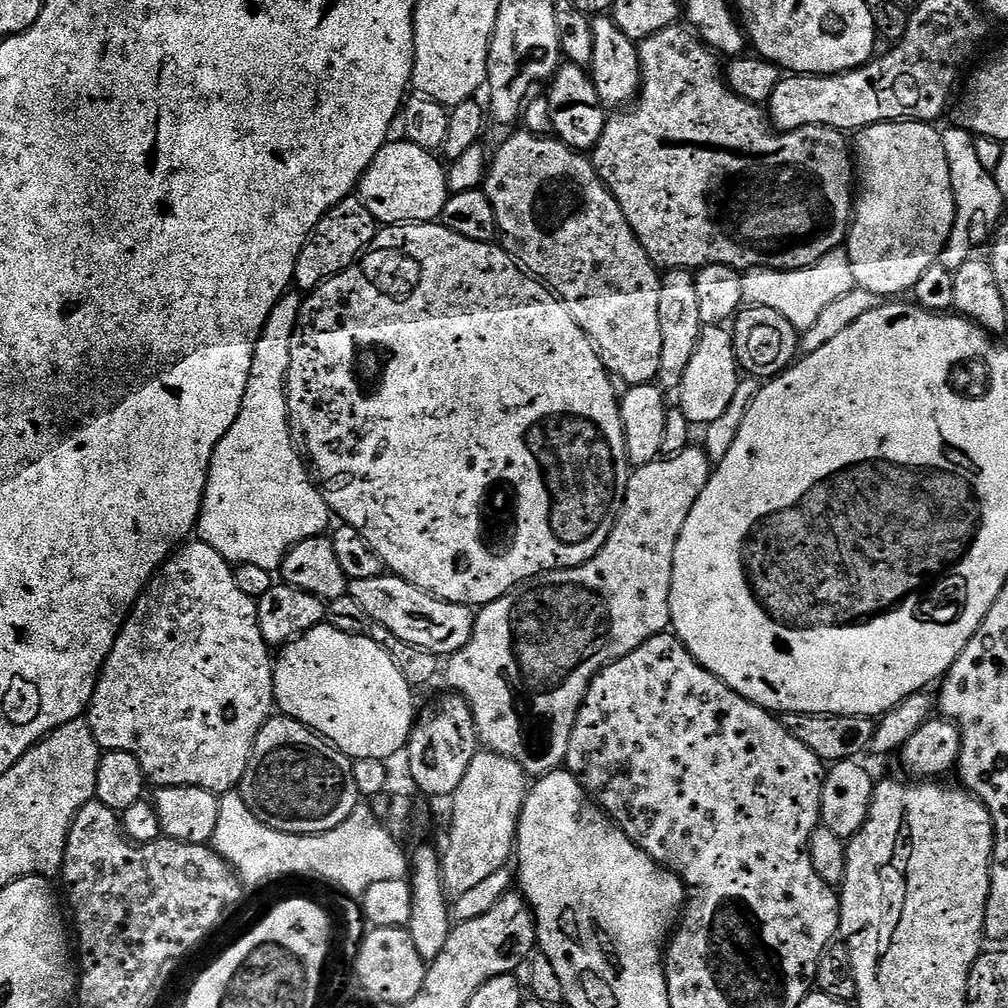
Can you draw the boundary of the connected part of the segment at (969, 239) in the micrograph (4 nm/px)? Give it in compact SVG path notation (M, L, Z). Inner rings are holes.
M951 126L940 132L942 146L946 150L946 162L950 166L950 182L954 190L956 217L950 238L940 251L939 264L949 268L952 273L966 261L973 259L975 248L989 243L990 233L1000 224L1001 216L1005 215L1006 198L998 190L998 182L991 171L984 169L984 160L976 149L977 137L965 128Z

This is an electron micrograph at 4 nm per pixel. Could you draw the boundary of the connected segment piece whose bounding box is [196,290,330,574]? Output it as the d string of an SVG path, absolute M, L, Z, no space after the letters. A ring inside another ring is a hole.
M299 291L285 292L274 306L274 310L270 310L262 326L260 337L254 346L254 362L250 366L250 382L242 398L242 410L238 410L234 426L226 430L222 442L218 442L210 458L204 501L200 507L200 519L196 522L199 539L214 550L218 550L218 554L222 554L222 558L226 558L229 564L233 566L253 564L271 574L279 569L281 562L284 561L285 552L289 552L298 542L329 531L328 503L324 501L324 495L314 483L302 456L300 461L299 454L292 449L294 433L292 425L288 423L290 350L292 335L300 317L301 303L302 296Z

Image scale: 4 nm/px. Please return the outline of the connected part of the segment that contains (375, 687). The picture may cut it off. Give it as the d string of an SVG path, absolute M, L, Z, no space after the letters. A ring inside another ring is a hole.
M325 622L283 645L279 652L274 660L272 681L276 691L274 704L283 715L312 729L352 760L378 758L388 762L395 752L405 751L418 716L418 708L412 705L414 688L402 678L402 670L394 666L390 654L373 642L371 636L343 633Z

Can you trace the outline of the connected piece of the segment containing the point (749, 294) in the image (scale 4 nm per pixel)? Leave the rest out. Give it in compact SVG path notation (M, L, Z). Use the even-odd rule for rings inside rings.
M844 250L828 252L818 262L798 270L784 272L781 268L750 268L741 275L740 281L745 305L778 310L778 314L782 314L782 318L797 330L814 326L814 321L828 303L842 298L842 294L850 294L850 290L856 287L854 270L850 270L850 258Z

